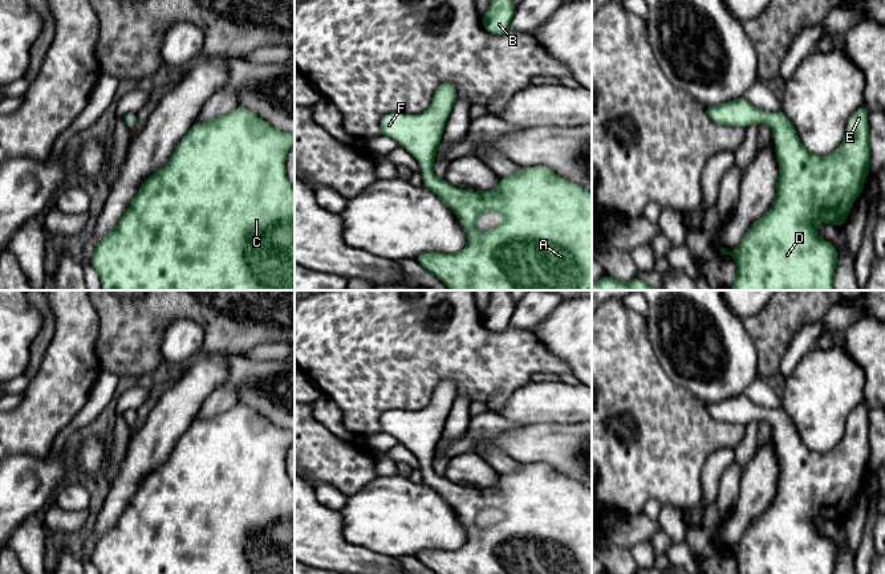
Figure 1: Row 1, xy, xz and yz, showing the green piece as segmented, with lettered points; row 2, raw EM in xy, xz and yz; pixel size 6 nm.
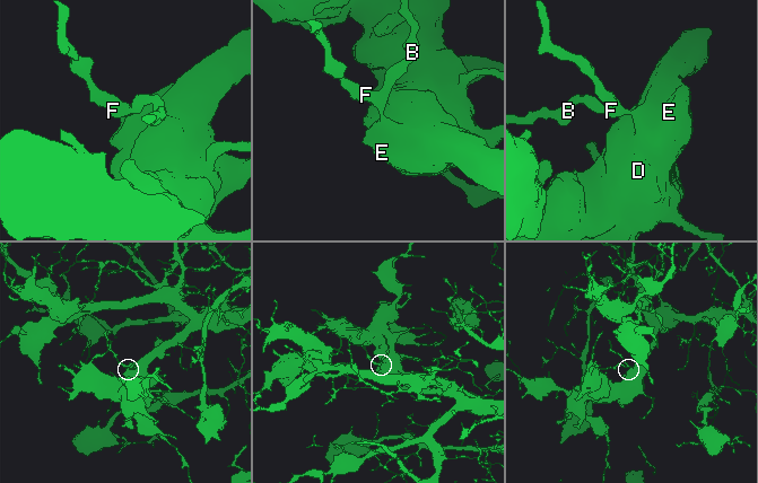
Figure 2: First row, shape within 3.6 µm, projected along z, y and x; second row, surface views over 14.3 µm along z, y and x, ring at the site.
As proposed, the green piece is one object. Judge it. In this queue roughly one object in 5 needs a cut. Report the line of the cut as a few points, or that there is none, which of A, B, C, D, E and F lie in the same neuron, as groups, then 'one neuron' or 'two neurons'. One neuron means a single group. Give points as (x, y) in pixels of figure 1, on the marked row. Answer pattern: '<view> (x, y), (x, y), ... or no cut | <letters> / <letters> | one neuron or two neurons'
no cut | A B C D E F | one neuron

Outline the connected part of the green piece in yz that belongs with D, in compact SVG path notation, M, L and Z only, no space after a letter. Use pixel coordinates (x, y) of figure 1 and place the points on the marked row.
M743 95L716 106L706 106L706 113L715 123L742 129L748 125L768 123L772 129L779 164L776 194L771 208L763 217L752 223L734 252L720 247L720 255L730 255L736 264L736 278L730 290L835 290L837 249L817 233L816 224L821 221L844 227L853 201L862 194L865 179L870 171L869 110L866 106L861 106L852 114L841 144L825 156L811 154L803 146L796 129L783 110L770 114L748 103Z

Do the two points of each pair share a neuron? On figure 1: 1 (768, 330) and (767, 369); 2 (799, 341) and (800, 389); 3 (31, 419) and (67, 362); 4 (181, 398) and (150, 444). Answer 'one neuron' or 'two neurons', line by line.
1: one neuron
2: two neurons
3: one neuron
4: one neuron

